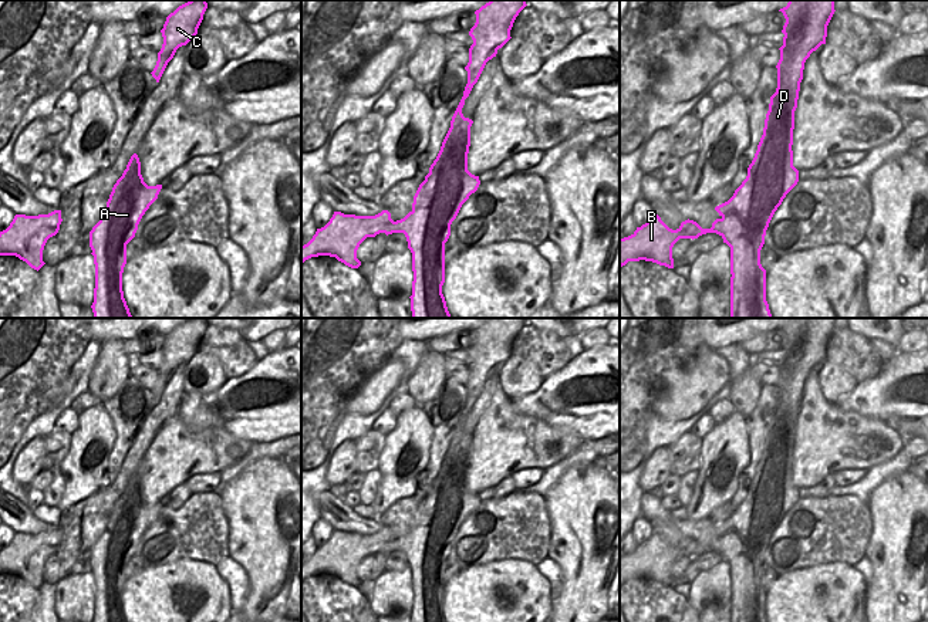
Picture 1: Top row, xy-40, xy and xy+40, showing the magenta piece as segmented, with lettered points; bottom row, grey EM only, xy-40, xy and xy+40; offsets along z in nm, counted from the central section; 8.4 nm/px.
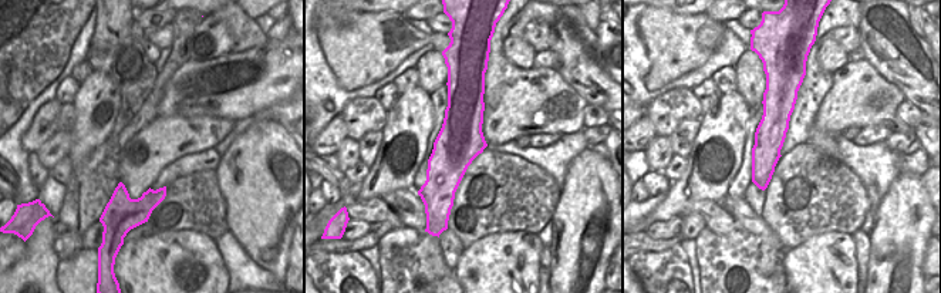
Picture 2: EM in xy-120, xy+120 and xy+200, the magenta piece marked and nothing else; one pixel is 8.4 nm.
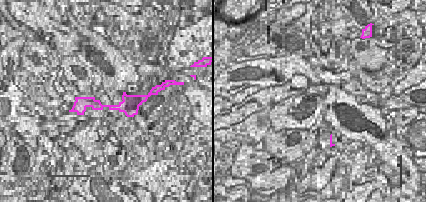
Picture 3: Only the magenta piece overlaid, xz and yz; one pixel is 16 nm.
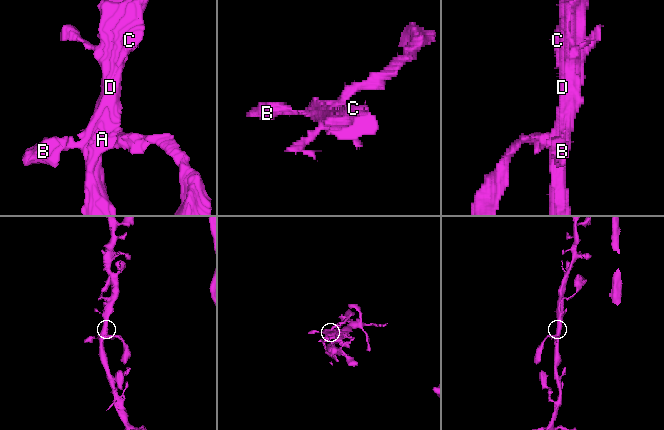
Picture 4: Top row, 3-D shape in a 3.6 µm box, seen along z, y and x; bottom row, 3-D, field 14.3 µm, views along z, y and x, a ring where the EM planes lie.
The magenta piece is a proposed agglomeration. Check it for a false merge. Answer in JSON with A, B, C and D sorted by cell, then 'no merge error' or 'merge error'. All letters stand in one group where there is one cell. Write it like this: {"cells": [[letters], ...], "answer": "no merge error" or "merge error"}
{"cells": [["A", "B", "C", "D"]], "answer": "no merge error"}

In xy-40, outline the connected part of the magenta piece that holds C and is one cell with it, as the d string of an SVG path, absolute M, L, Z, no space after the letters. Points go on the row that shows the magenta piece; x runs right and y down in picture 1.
M189 0L166 17L163 28L161 30L163 44L158 53L156 65L151 72L156 82L159 82L176 50L186 45L198 34L206 9L206 0Z

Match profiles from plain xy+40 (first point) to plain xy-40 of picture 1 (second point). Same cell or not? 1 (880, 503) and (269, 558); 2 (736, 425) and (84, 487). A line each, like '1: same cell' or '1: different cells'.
1: same cell
2: same cell

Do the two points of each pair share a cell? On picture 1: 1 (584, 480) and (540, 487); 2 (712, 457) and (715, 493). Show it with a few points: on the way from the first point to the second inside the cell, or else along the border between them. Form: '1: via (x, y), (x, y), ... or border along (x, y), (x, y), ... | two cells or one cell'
1: border along (577, 466), (572, 466), (543, 496) | two cells
2: via (728, 443), (728, 452), (736, 462), (731, 482) | one cell

